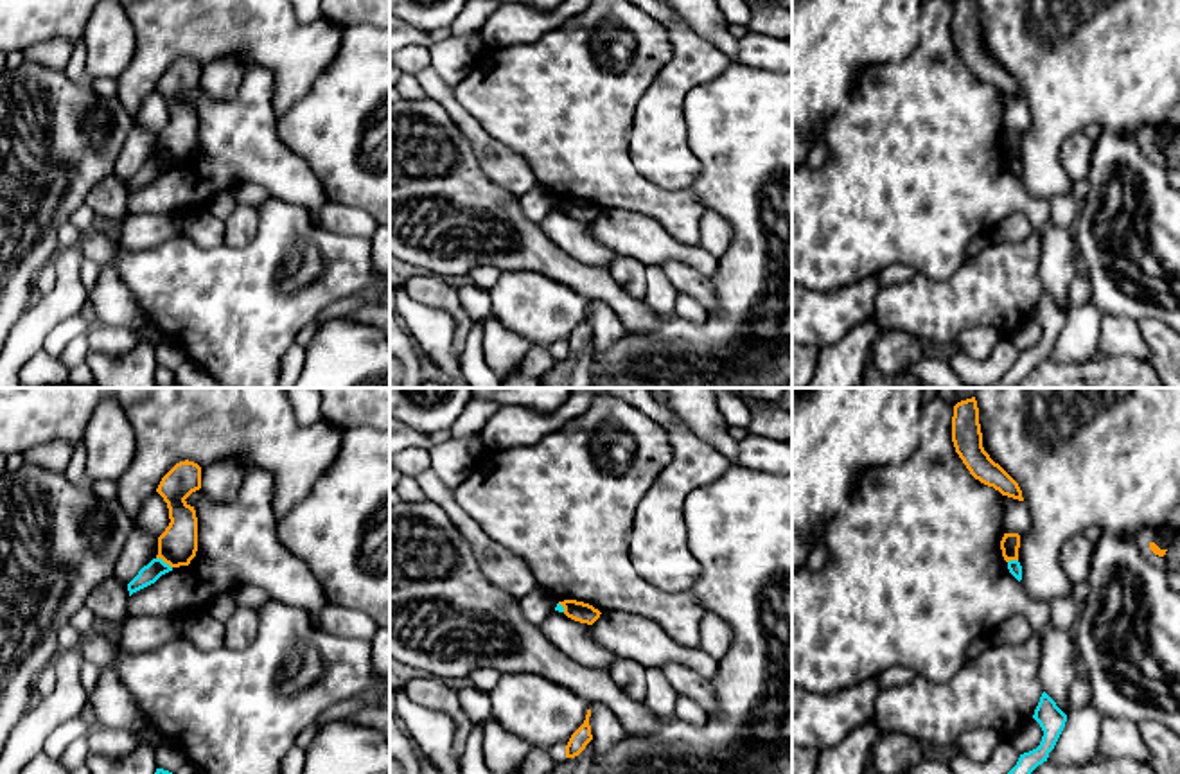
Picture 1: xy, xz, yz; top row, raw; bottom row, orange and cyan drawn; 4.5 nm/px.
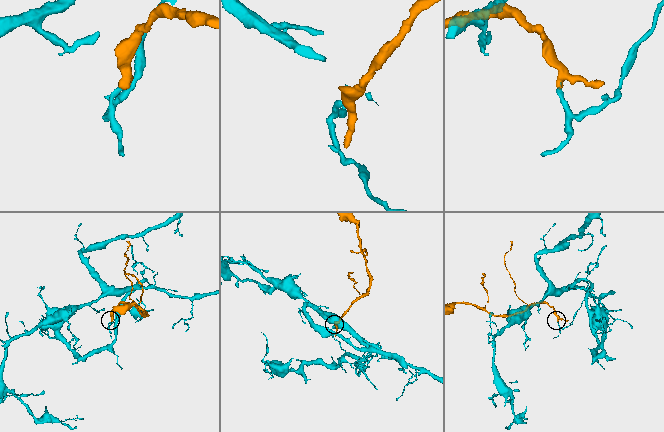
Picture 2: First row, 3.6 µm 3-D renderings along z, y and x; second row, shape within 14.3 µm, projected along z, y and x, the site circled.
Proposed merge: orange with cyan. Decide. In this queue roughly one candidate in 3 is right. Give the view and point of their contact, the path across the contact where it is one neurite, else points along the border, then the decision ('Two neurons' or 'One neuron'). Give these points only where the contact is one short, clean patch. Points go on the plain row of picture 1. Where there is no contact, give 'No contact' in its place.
Touches orange at xy (164, 158). Path across: xy (176, 144), (164, 158), (149, 171). One neuron

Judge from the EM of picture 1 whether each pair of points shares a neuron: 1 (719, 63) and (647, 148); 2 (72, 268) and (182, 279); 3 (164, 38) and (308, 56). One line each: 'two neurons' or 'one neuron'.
1: one neuron
2: two neurons
3: one neuron

